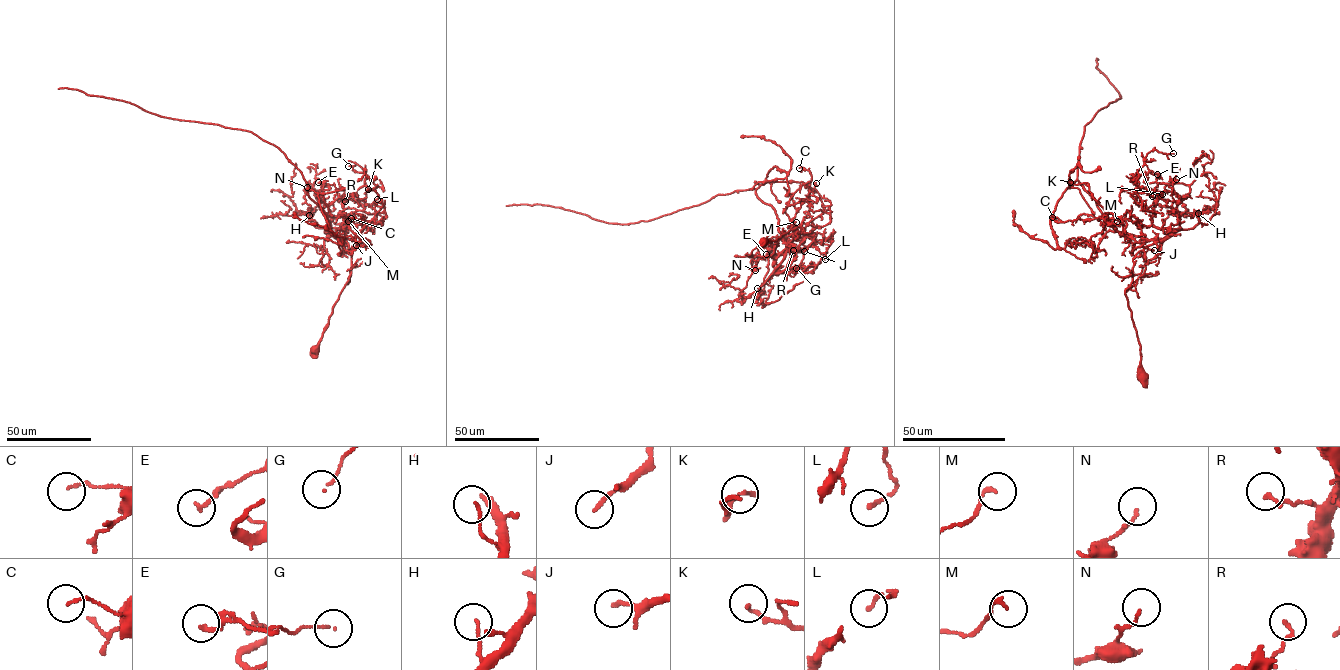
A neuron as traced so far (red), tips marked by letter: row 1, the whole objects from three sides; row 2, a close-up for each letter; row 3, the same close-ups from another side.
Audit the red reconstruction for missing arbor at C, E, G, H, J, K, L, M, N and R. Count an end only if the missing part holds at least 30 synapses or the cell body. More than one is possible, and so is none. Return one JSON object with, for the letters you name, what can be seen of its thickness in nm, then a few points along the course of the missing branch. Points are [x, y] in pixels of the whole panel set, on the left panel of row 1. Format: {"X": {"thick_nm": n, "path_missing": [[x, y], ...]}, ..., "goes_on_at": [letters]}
{"goes_on_at": []}

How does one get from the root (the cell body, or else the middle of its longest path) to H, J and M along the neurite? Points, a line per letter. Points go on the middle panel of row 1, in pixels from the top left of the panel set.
H: (763, 242), (775, 240), (795, 228), (799, 232), (788, 243), (781, 263), (757, 288)
J: (763, 242), (796, 228), (799, 235), (793, 236), (785, 254), (791, 234), (814, 237), (804, 251)
M: (763, 242), (796, 228), (799, 235), (793, 236), (786, 254), (794, 238), (789, 225), (796, 222)

